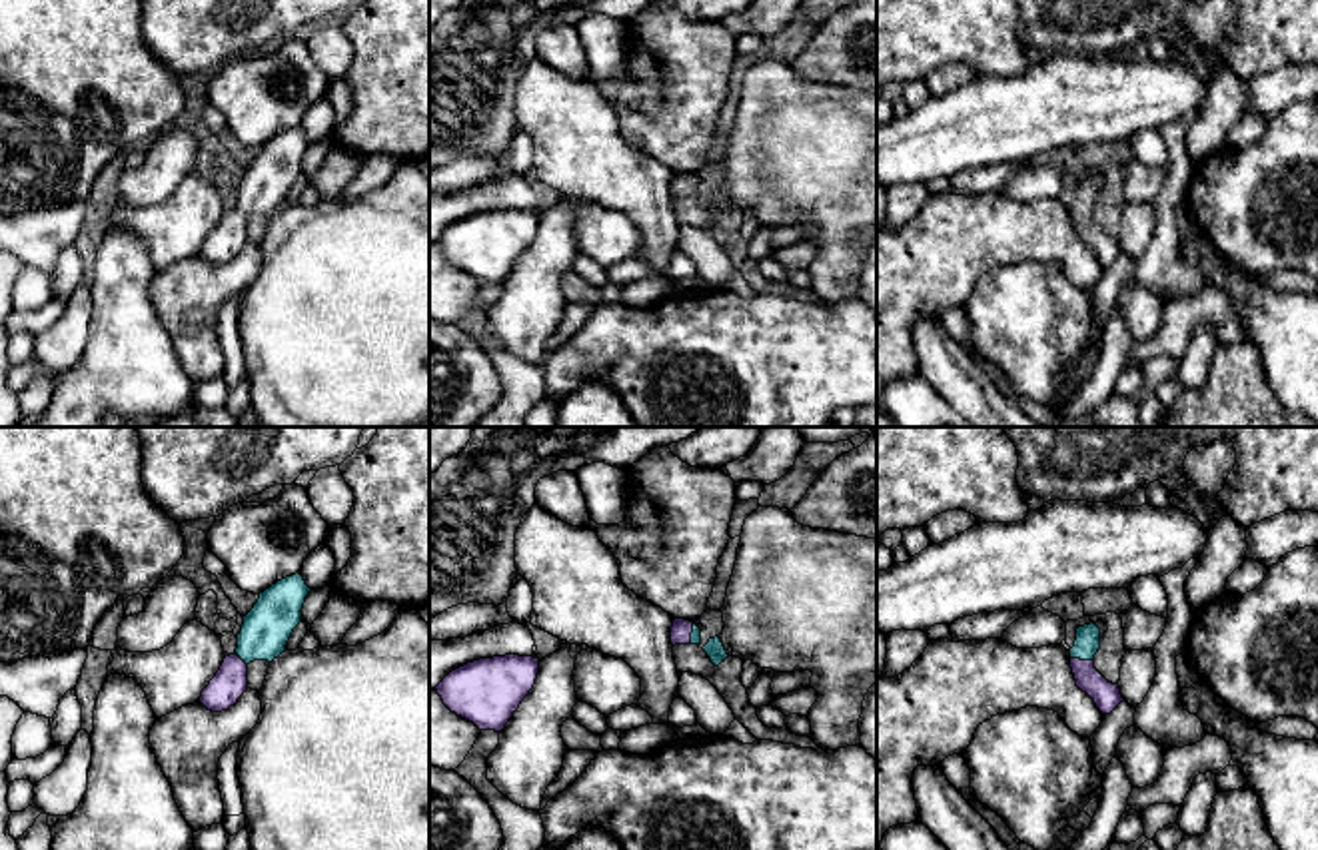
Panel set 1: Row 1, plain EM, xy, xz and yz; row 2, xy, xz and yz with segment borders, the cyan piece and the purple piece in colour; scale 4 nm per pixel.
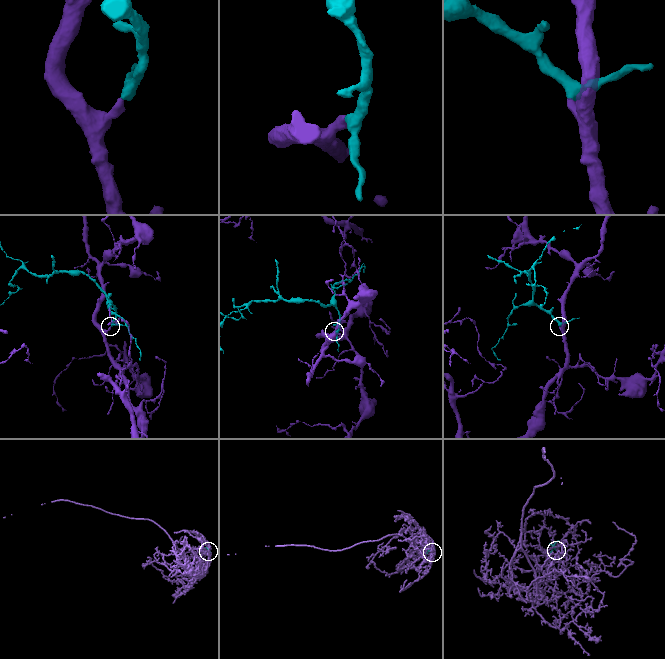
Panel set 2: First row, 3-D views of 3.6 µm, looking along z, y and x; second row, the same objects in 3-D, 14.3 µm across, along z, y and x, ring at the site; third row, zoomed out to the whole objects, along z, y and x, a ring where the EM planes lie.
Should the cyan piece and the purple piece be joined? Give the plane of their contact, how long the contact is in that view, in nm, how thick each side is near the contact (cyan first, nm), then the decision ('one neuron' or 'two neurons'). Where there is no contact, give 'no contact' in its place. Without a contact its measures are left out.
contact in yz; length 100 nm; calibres 100 and 120 nm; one neuron

